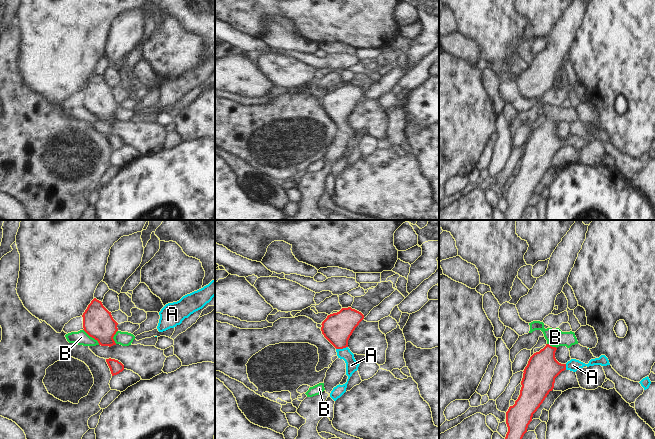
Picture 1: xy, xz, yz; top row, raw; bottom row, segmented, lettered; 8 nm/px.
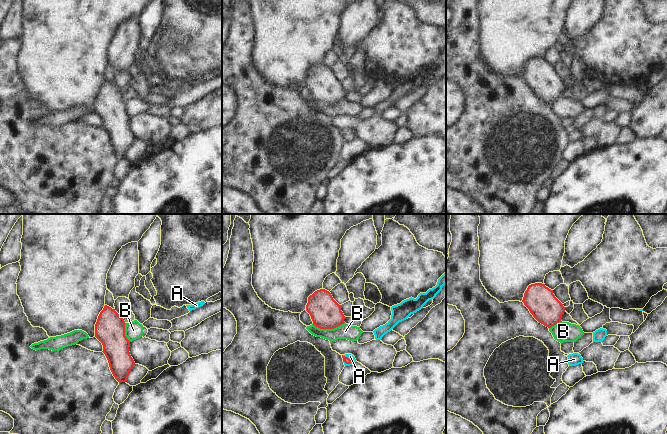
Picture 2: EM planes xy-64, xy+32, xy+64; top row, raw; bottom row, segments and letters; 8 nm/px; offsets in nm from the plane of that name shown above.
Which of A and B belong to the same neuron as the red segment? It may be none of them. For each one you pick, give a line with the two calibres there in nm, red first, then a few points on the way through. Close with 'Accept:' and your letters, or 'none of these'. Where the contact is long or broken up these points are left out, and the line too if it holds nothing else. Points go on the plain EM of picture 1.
A: calibres 240 and 100 nm; way xz (337, 104), (341, 124), (351, 141)
Accept: A

